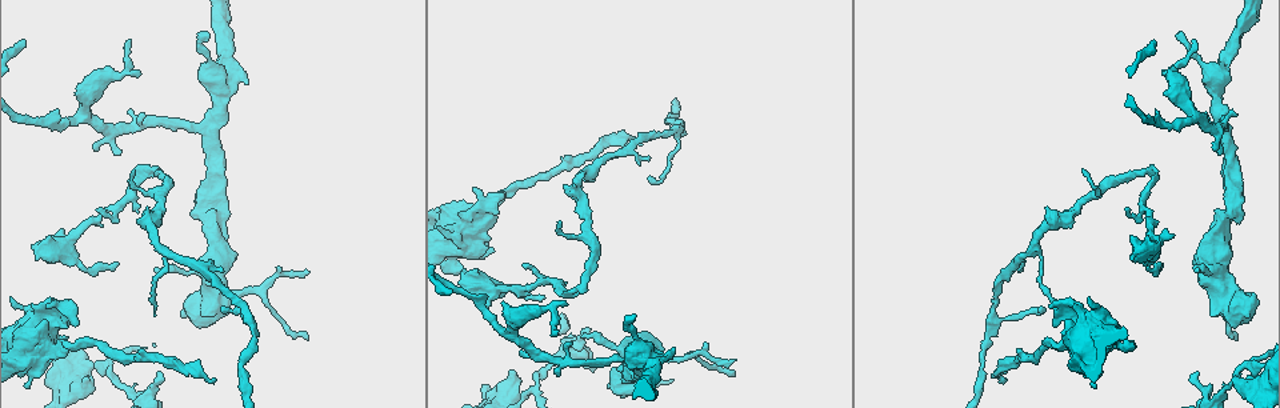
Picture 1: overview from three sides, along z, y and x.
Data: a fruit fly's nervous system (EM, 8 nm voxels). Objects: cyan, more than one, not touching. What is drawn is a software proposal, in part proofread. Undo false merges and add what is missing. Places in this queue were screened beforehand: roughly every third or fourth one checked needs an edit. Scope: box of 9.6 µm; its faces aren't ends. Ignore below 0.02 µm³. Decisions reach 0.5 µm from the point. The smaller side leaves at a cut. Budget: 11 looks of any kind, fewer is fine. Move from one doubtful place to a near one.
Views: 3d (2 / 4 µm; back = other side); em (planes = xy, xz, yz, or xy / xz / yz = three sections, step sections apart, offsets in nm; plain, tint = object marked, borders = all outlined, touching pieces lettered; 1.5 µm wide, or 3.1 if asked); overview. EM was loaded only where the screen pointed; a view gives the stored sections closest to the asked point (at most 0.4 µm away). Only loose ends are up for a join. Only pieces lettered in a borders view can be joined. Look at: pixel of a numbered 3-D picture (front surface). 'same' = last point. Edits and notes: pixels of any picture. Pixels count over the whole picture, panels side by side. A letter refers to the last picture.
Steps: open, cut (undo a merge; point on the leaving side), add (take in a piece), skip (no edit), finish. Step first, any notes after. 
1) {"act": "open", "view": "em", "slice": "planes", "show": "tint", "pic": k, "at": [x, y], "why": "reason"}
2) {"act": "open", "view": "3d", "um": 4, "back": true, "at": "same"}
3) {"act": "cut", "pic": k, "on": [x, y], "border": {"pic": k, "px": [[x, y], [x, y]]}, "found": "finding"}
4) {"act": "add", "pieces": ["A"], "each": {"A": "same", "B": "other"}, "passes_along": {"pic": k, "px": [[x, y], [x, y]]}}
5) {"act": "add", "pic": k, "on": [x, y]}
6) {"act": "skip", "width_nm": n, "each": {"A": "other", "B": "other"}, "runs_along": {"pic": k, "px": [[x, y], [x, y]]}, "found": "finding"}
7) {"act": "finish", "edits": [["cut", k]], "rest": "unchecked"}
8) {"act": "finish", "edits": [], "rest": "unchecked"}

{"act": "open", "view": "em", "slice": "xy", "step": 8, "show": "borders", "pic": 1, "at": [1174, 235], "why": "branch stops here"}

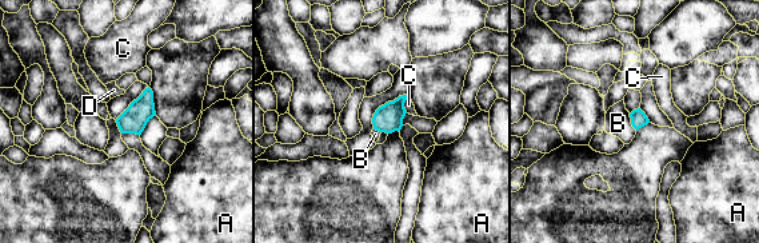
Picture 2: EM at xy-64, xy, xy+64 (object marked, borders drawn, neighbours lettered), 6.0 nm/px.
{"act": "skip", "each": {"A": "other", "B": "other", "C": "other", "D": "other"}, "border": {"pic": 2, "px": [[628, 114], [630, 123], [636, 130]]}, "found": "no lettered piece goes on from it"}

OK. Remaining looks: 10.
{"act": "open", "view": "3d", "um": 2, "pic": 1, "at": [1131, 347], "why": "branch stops here"}

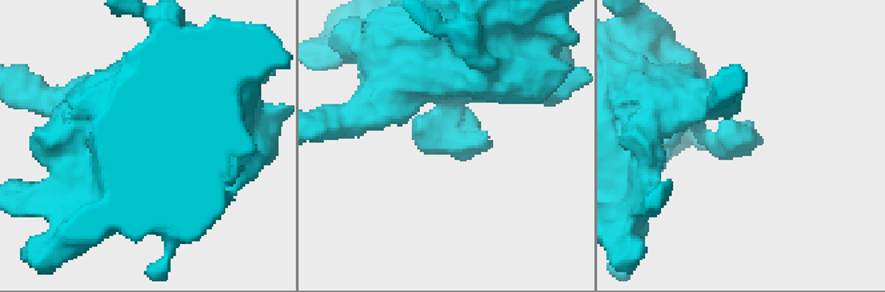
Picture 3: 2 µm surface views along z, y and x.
{"act": "open", "view": "em", "slice": "xy", "step": 8, "show": "borders", "pic": 3, "at": [488, 144]}

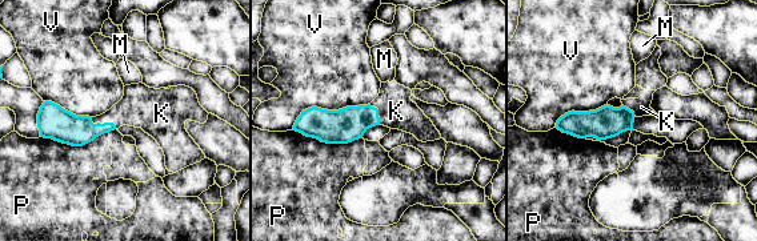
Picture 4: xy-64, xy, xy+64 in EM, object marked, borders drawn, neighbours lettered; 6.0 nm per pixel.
{"act": "open", "view": "em", "slice": "planes", "show": "borders", "at": "same", "why": "another direction"}

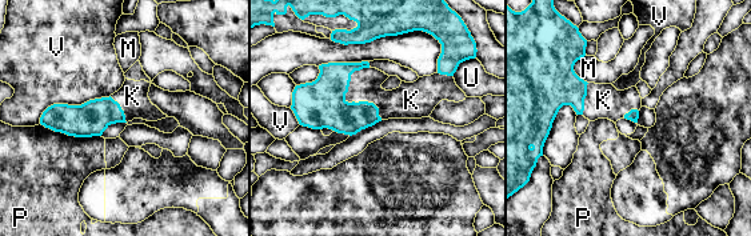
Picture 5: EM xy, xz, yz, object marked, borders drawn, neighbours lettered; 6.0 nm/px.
{"act": "add", "pieces": ["K"], "each": {"K": "same", "M": "other", "P": "other", "U": "other", "V": "other"}, "passes_along": {"pic": 5, "px": [[320, 104], [352, 102], [366, 84]]}, "found": "it goes on there"}

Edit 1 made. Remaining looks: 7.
{"act": "open", "view": "em", "slice": "xy", "step": 8, "show": "tint", "pic": 1, "at": [1252, 367], "why": "thin arm on a thick one"}

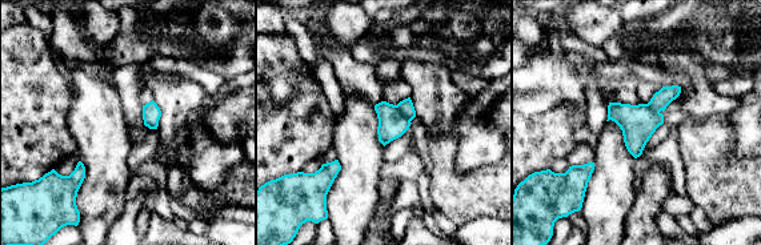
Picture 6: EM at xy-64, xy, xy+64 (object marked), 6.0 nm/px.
{"act": "open", "view": "em", "slice": "planes", "show": "borders", "at": "same", "why": "cut it another way"}

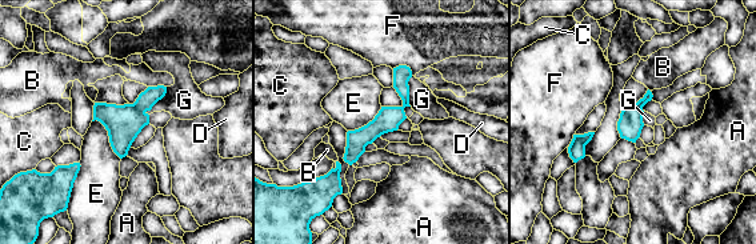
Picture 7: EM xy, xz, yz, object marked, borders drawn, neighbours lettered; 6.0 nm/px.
{"act": "cut", "pic": 7, "on": [147, 99], "width_nm": 150, "each": {"A": "other", "B": "other", "C": "other", "D": "other", "E": "other", "F": "other", "G": "other"}, "border": {"pic": 7, "px": [[132, 104], [144, 112]]}, "found": "a second neuron is stuck on"}

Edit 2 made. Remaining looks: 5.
{"act": "open", "view": "overview"}

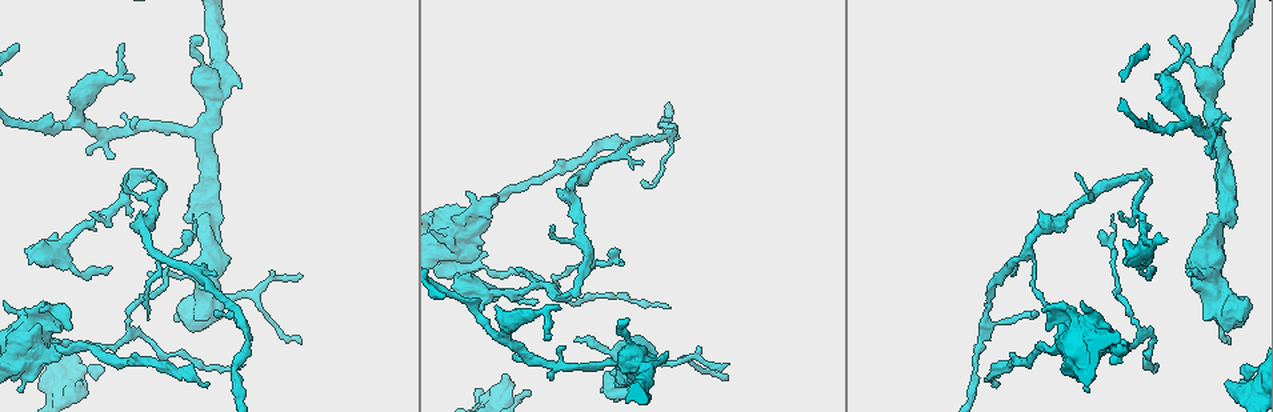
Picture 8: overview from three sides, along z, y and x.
{"act": "open", "view": "3d", "um": 2, "pic": 8, "at": [974, 359], "why": "thin neck"}

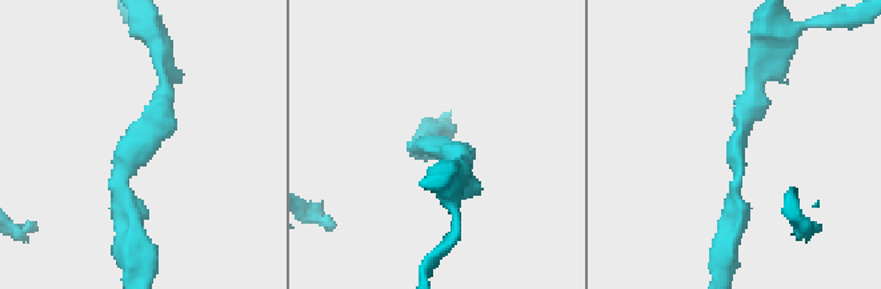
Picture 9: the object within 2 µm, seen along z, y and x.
{"act": "open", "view": "em", "slice": "xz", "step": 4, "show": "tint", "pic": 9, "at": [143, 141], "arm_widths_nm": [180, 190], "why": "now the EM"}

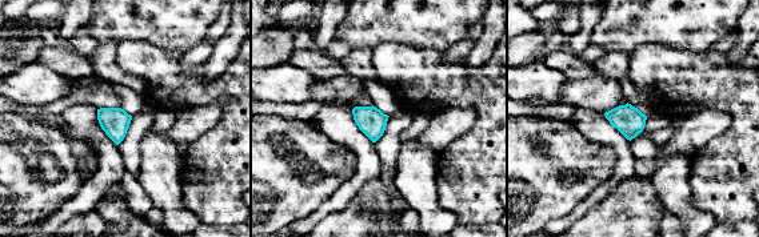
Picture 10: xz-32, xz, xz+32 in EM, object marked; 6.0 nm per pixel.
{"act": "open", "view": "em", "slice": "planes", "show": "borders", "at": "same", "why": "another direction"}

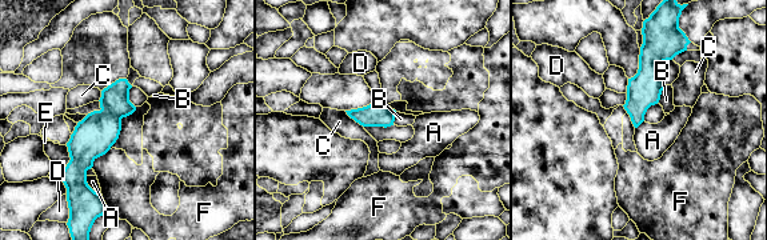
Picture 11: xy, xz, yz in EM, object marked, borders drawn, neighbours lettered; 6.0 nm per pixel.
{"act": "skip", "width_nm": 70, "each": {"A": "other", "B": "other", "C": "other", "D": "other", "E": "other", "F": "other"}, "border": {"pic": 11, "px": [[86, 176], [86, 182], [96, 192]]}, "found": "one neuron here"}

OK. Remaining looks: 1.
{"act": "finish", "edits": [["add", 5], ["cut", 7]], "rest": "unchecked"}

